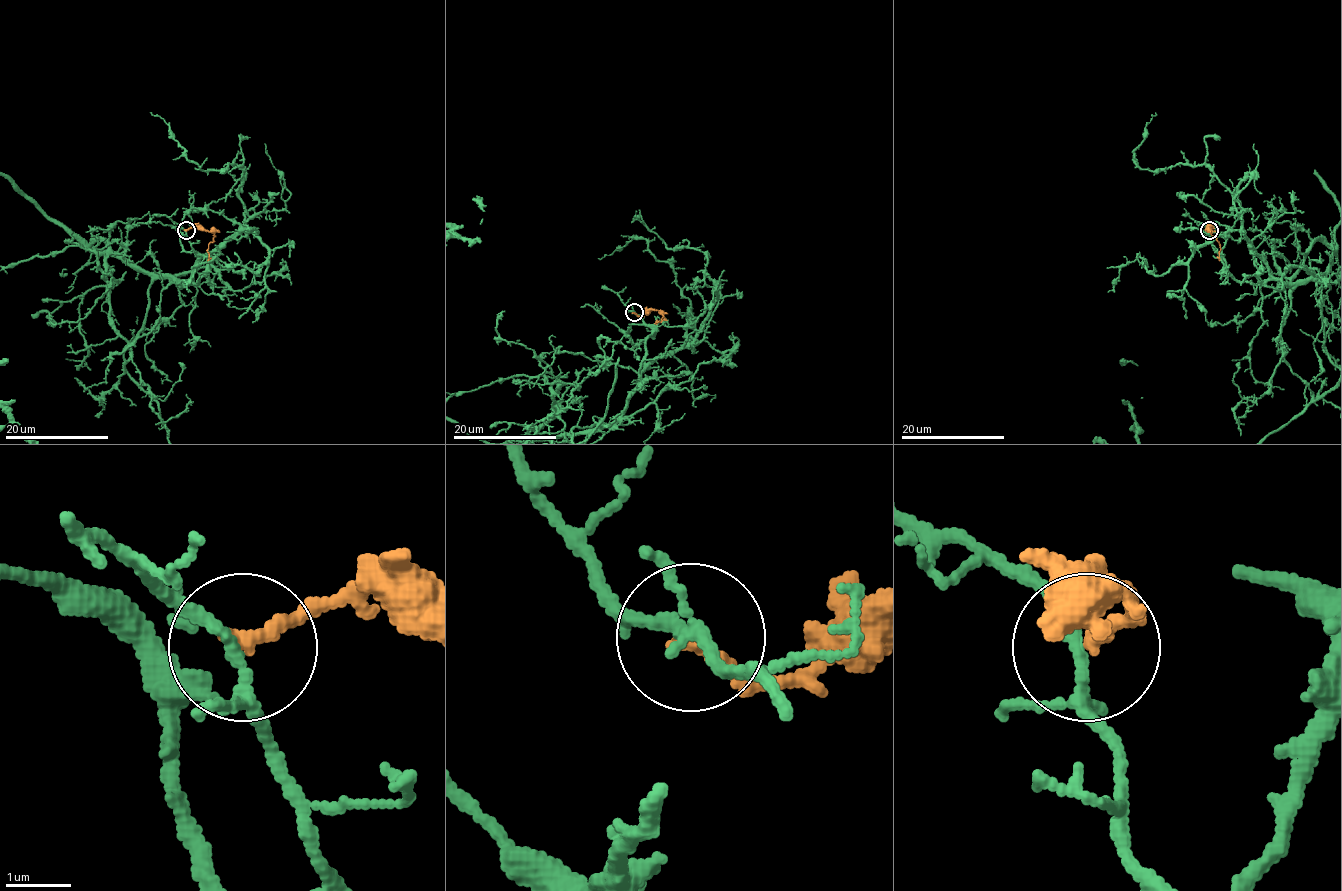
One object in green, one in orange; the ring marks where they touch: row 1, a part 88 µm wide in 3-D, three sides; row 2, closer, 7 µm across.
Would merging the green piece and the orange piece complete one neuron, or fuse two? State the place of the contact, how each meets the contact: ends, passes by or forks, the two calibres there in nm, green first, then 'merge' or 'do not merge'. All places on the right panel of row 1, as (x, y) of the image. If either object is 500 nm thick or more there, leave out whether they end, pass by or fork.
(1209, 230) | green forks | orange ends | 150/220 nm | do not merge

